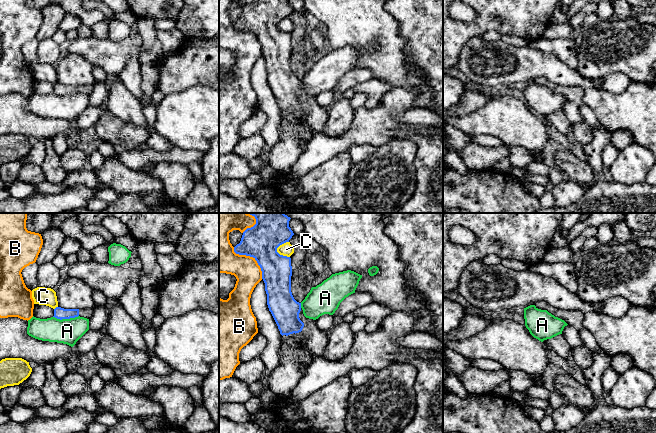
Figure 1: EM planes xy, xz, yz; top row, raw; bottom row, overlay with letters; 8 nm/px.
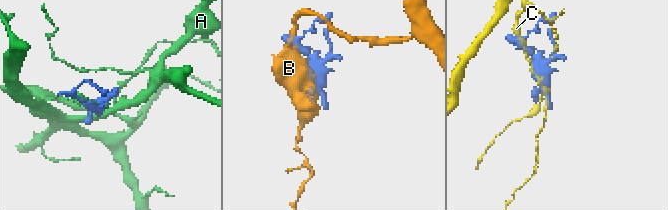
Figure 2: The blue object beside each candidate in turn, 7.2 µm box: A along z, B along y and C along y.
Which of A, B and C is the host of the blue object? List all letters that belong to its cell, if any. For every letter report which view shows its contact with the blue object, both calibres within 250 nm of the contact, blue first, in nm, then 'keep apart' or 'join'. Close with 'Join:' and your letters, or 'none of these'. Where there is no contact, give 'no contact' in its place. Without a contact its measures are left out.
A: contact in xy; calibres 100 and 200 nm; keep apart
B: contact in xz; calibres 280 and 240 nm; keep apart
C: contact in xz; calibres 280 and 110 nm; keep apart
Join: none of these

